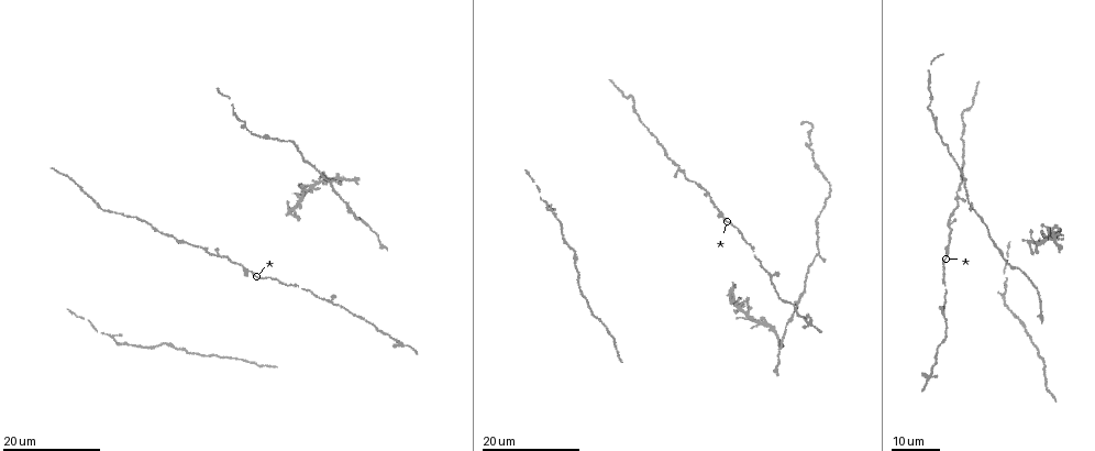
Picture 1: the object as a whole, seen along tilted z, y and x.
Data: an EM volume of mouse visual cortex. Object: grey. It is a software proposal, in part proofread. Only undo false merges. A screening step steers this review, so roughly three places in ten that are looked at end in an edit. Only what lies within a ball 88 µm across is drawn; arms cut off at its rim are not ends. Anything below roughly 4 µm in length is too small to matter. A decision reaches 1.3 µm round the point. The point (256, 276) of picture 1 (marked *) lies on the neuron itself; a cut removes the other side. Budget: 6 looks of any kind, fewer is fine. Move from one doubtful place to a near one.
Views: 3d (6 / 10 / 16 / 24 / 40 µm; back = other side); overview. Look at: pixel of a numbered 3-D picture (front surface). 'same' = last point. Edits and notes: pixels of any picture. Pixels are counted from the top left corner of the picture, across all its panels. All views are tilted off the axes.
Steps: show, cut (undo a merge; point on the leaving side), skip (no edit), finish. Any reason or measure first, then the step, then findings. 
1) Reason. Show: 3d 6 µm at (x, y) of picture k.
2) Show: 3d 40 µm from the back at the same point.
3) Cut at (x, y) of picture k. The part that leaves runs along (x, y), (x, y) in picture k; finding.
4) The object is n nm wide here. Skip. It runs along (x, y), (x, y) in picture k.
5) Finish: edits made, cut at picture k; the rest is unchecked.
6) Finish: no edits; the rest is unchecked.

Three-way junction. Show: 3d 16 µm at (175, 241) of picture 1.

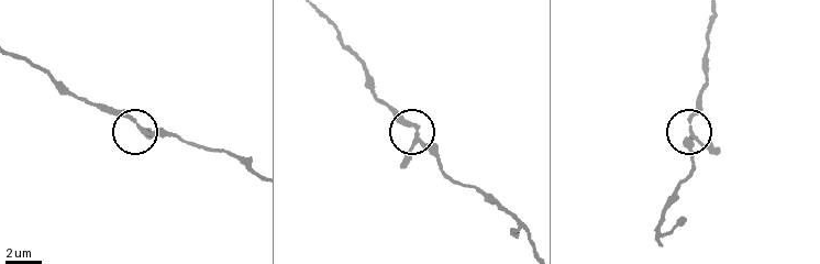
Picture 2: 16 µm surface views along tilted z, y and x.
Show: 3d 10 µm at (140, 130) of picture 2.

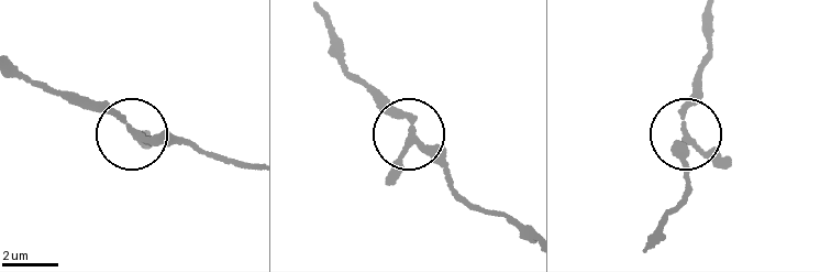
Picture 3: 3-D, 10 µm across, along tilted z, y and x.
3 arms meet here. Skip. Continuous, no second neuron.

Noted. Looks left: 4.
Calibre changes. Show: 3d 24 µm at (1023, 328) of picture 1.

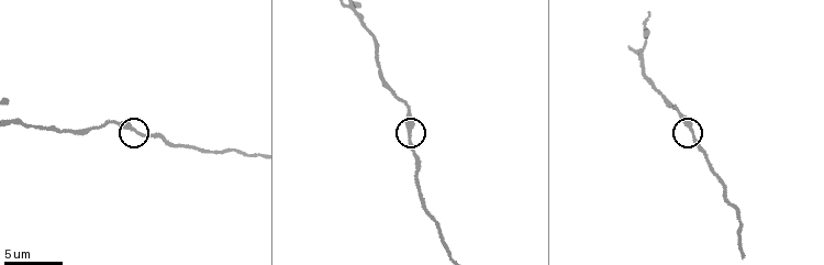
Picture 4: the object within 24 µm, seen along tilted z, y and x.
Zoom in. Show: 3d 10 µm at (691, 130) of picture 4.

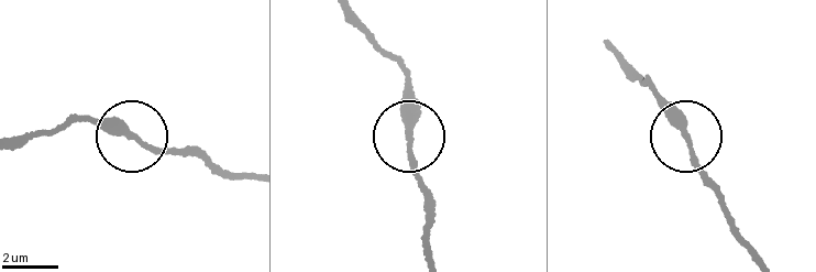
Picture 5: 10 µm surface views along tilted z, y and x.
The object is 210 nm wide here. Skip. Continuous, no second neuron.

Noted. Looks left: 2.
Two arms in line, one across. Show: 3d 16 µm at (113, 338) of picture 1.

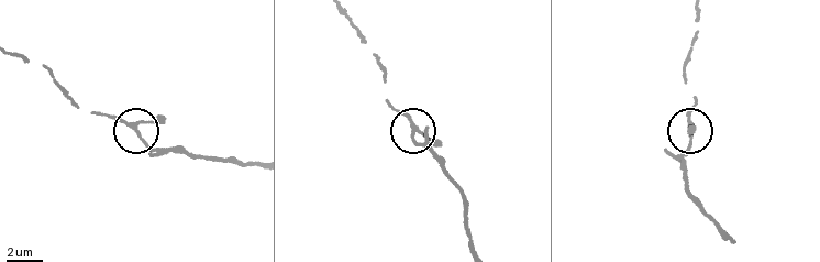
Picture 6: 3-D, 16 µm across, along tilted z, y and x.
Show: 3d 10 µm at (134, 127) of picture 6.

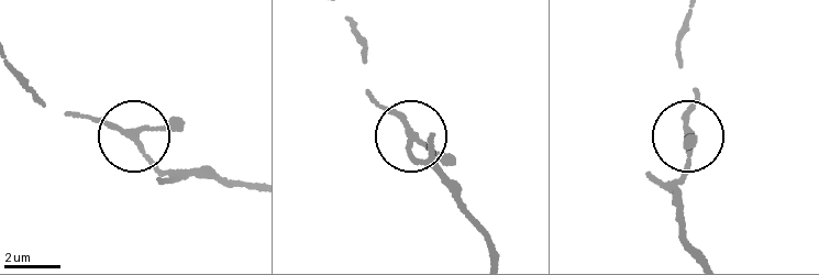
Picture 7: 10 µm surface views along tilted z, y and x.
3 arms meet here. Skip. All the same neuron.

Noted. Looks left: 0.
Finish: no edits; the rest is unchecked.

